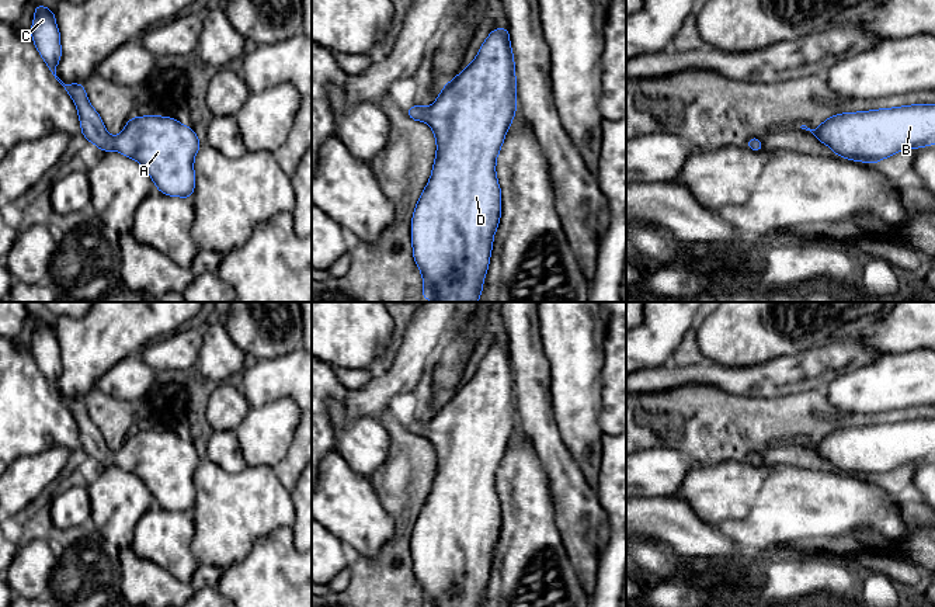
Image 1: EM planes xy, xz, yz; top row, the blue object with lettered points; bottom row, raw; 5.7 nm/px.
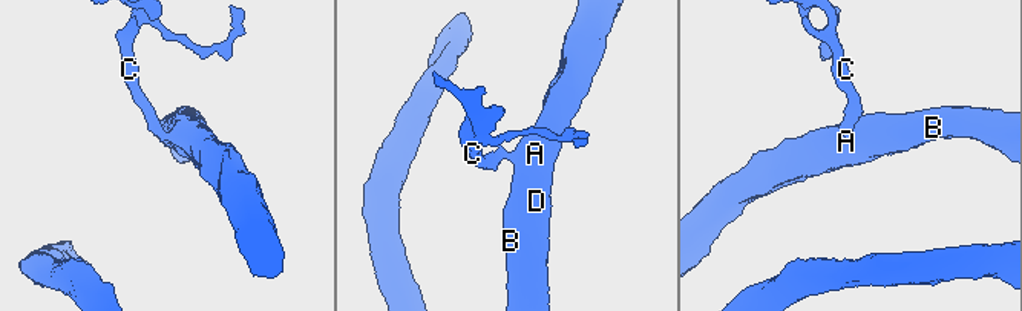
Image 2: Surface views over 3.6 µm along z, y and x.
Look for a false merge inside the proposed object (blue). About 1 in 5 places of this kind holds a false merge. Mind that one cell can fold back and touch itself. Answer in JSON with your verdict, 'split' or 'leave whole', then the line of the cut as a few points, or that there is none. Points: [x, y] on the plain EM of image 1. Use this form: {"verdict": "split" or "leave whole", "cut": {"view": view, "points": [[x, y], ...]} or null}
{"verdict": "leave whole", "cut": null}

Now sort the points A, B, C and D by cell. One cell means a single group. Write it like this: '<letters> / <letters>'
A B C D

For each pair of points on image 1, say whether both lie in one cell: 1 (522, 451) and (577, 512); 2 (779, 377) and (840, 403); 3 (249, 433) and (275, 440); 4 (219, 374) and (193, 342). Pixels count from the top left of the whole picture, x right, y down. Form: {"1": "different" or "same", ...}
{"1": "different", "2": "different", "3": "same", "4": "different"}

